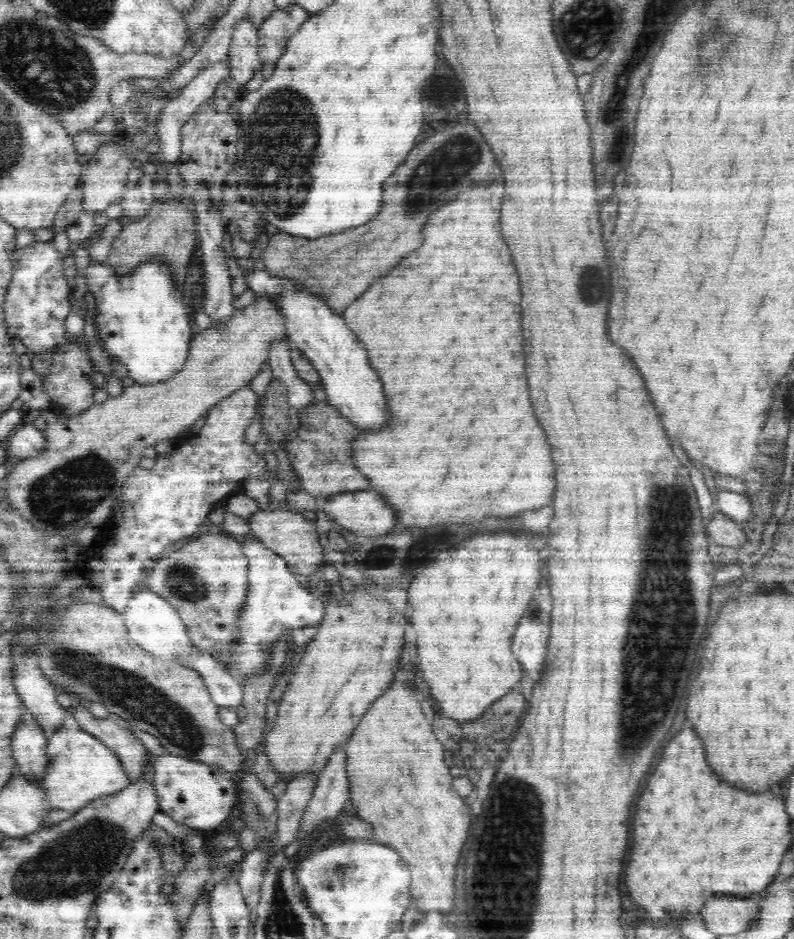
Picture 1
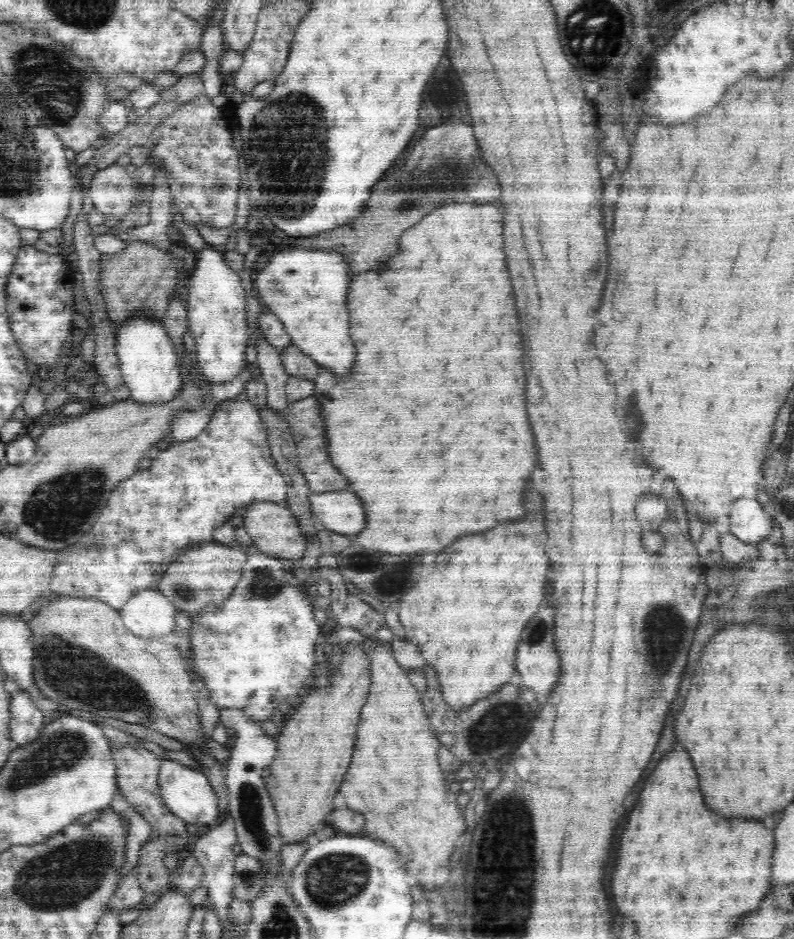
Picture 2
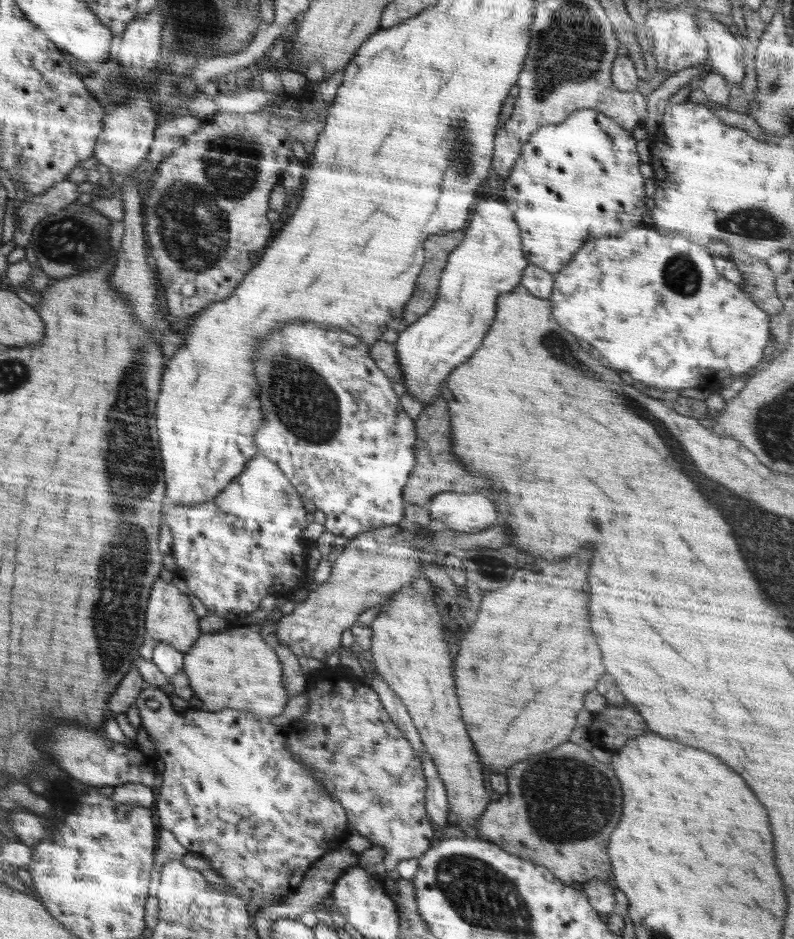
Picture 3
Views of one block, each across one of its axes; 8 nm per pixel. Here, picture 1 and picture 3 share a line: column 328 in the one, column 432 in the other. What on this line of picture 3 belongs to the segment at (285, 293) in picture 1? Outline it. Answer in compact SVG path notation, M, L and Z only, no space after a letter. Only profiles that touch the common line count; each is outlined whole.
M493 193L480 196L474 209L464 229L466 238L448 255L434 306L416 322L407 325L395 342L406 393L417 398L424 407L441 396L442 382L457 366L470 359L476 348L482 344L482 338L486 336L496 314L497 298L512 292L520 284L524 269L529 265L522 249L518 223L506 206L505 199L502 200L500 195Z

